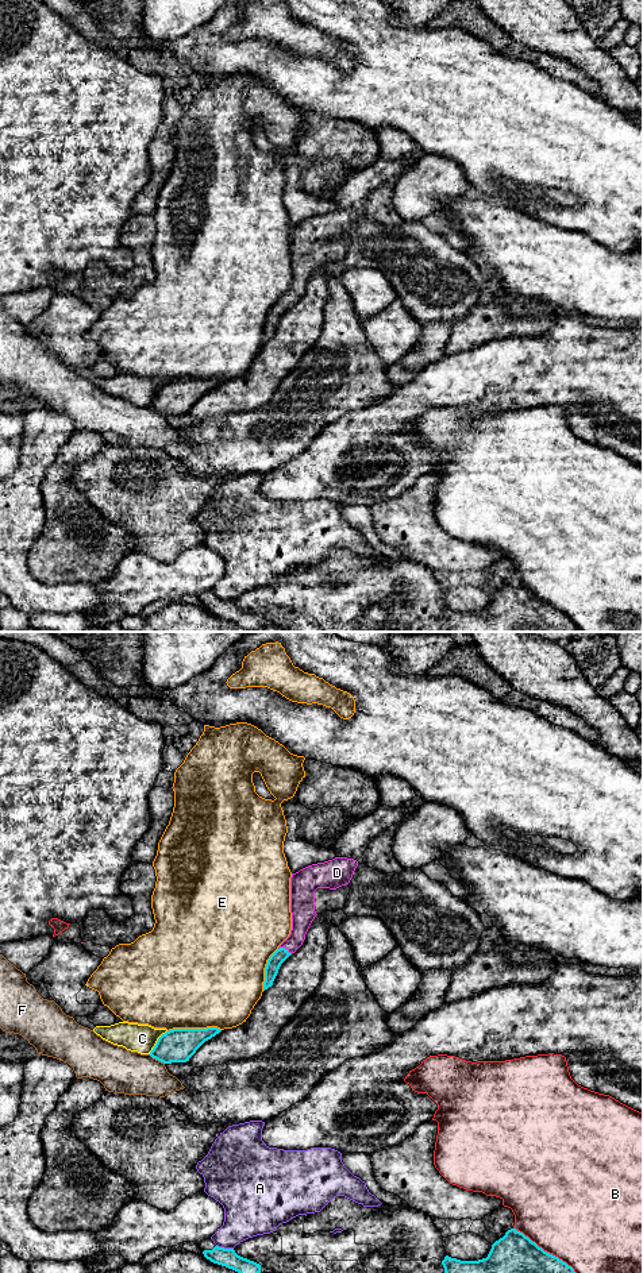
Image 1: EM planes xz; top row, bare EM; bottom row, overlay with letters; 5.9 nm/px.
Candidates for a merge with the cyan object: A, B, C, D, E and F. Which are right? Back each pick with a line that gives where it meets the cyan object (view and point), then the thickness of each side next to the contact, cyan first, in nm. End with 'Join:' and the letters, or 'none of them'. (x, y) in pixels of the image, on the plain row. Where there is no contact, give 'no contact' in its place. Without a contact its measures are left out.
D: meets cyan in xz at (284, 300); 80 nm thick on the cyan side, 140 nm on the other
Join: D

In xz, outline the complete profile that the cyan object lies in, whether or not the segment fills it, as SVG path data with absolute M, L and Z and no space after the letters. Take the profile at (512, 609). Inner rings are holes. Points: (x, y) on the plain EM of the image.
M516 580L508 582L496 593L486 610L461 613L446 607L442 617L448 632L582 632L571 618L544 603Z

